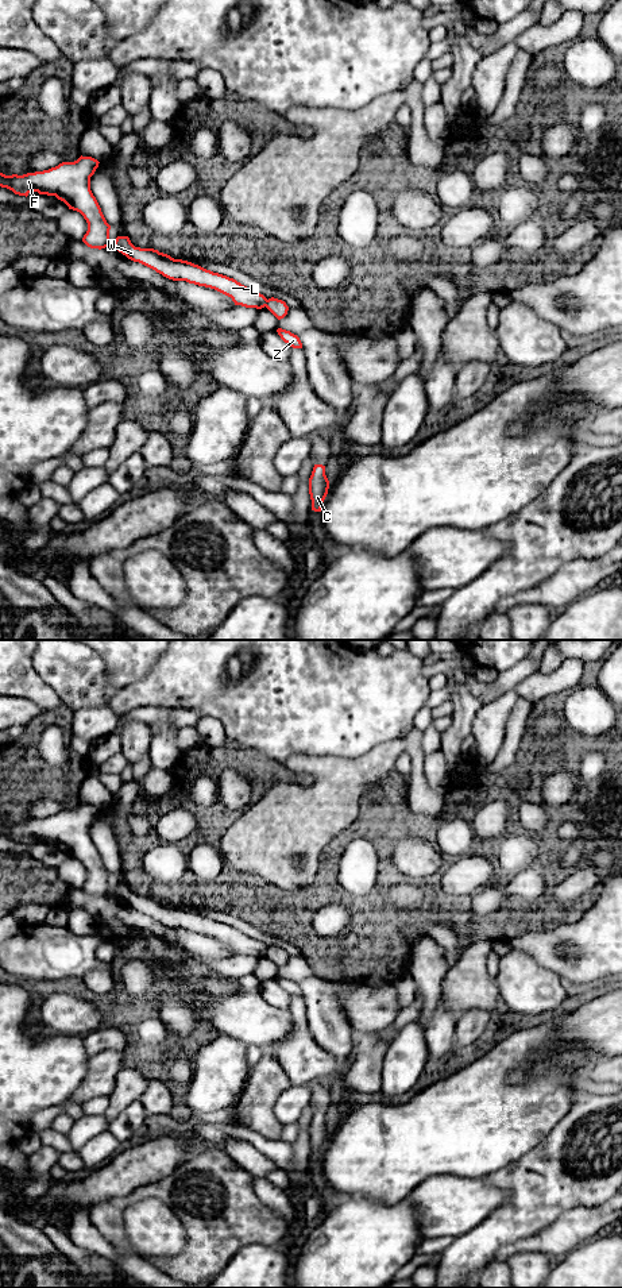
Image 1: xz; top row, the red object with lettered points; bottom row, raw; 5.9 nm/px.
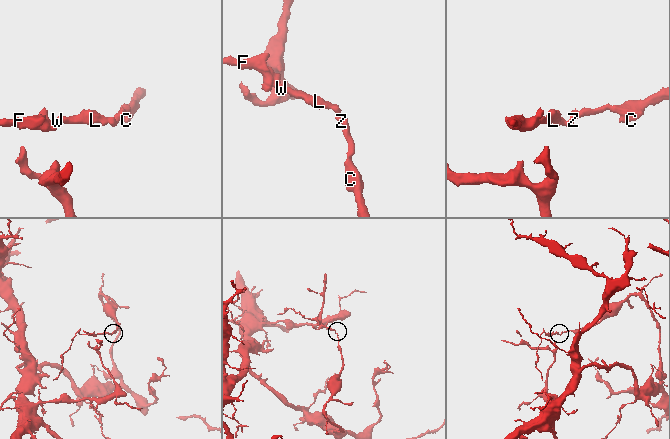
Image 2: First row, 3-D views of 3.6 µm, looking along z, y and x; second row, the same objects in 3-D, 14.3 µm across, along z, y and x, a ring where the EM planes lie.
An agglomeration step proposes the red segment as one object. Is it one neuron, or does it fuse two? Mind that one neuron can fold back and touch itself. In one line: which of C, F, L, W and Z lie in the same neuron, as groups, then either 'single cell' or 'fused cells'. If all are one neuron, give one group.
C Z / F L W | fused cells

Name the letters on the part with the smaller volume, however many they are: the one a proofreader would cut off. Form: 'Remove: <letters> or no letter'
Remove: F, L, W

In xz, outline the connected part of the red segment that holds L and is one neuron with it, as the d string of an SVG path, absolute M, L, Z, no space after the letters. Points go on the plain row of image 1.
M117 884L113 896L134 910L139 910L173 929L186 929L215 937L232 946L235 953L262 957L267 946L233 926L213 921L188 909L174 907L154 896L135 895L128 884Z

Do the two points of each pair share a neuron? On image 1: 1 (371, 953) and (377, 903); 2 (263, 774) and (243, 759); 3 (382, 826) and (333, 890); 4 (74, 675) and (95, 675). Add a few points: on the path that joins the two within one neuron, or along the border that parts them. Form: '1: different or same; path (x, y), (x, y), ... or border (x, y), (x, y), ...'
1: same; path (377, 941), (377, 916)
2: same; path (258, 768), (248, 762)
3: same; path (360, 828), (348, 835), (331, 852), (331, 868)
4: same; path (80, 675), (89, 675)

